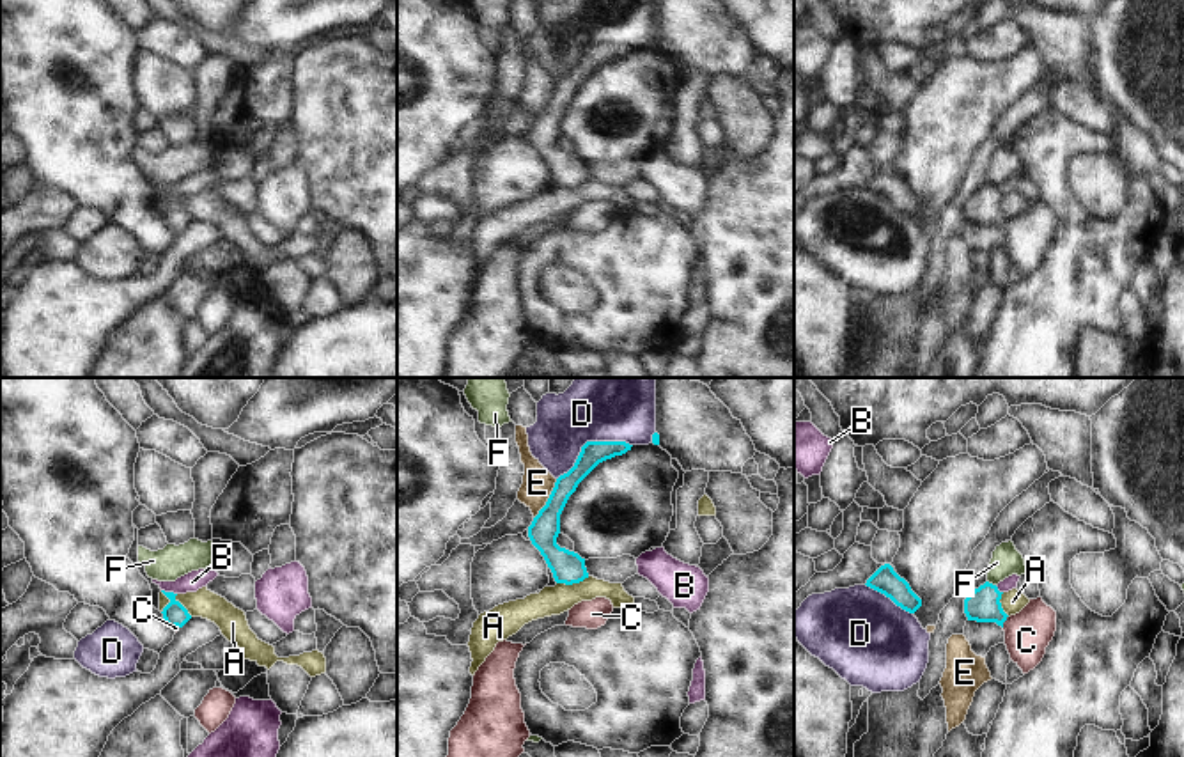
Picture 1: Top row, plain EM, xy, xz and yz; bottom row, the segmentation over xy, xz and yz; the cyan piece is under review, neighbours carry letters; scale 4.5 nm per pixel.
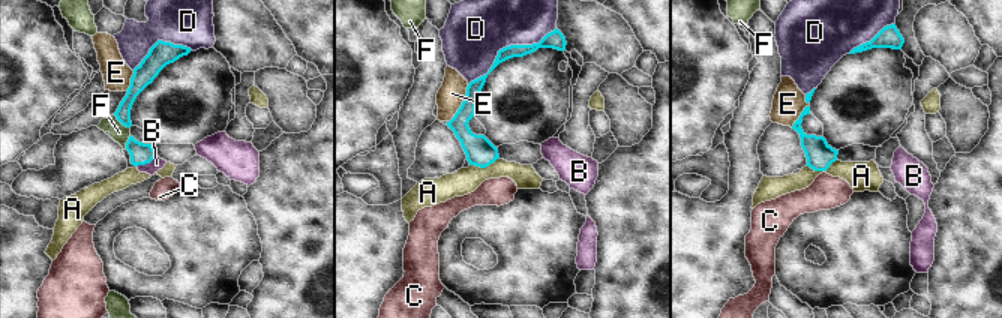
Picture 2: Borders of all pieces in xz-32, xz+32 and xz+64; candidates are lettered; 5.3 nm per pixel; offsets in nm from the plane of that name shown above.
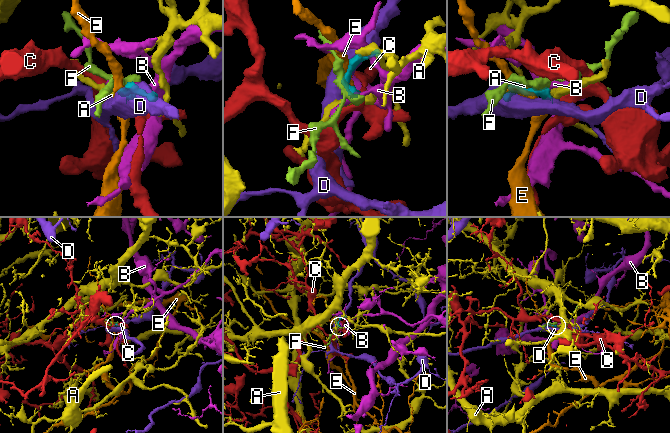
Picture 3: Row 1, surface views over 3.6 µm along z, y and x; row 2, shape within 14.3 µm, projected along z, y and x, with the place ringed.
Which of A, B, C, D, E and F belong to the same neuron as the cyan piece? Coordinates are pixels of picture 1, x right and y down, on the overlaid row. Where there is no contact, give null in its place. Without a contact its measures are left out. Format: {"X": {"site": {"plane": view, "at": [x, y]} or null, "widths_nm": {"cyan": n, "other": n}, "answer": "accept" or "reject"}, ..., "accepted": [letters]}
{"A": {"site": {"plane": "xz", "at": [573, 582]}, "widths_nm": {"cyan": 150, "other": 130}, "answer": "reject"}, "B": {"site": {"plane": "xy", "at": [169, 593]}, "widths_nm": {"cyan": 110, "other": 90}, "answer": "reject"}, "C": {"site": {"plane": "yz", "at": [1005, 619]}, "widths_nm": {"cyan": 160, "other": 200}, "answer": "accept"}, "D": {"site": {"plane": "xz", "at": [589, 442]}, "widths_nm": {"cyan": 110, "other": 380}, "answer": "reject"}, "E": {"site": {"plane": "xz", "at": [548, 499]}, "widths_nm": {"cyan": 140, "other": 140}, "answer": "reject"}, "F": {"site": {"plane": "yz", "at": [991, 584]}, "widths_nm": {"cyan": 160, "other": 140}, "answer": "reject"}, "accepted": ["C"]}

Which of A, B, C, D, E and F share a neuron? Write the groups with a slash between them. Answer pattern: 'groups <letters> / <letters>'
groups A / B / C / D / E / F

